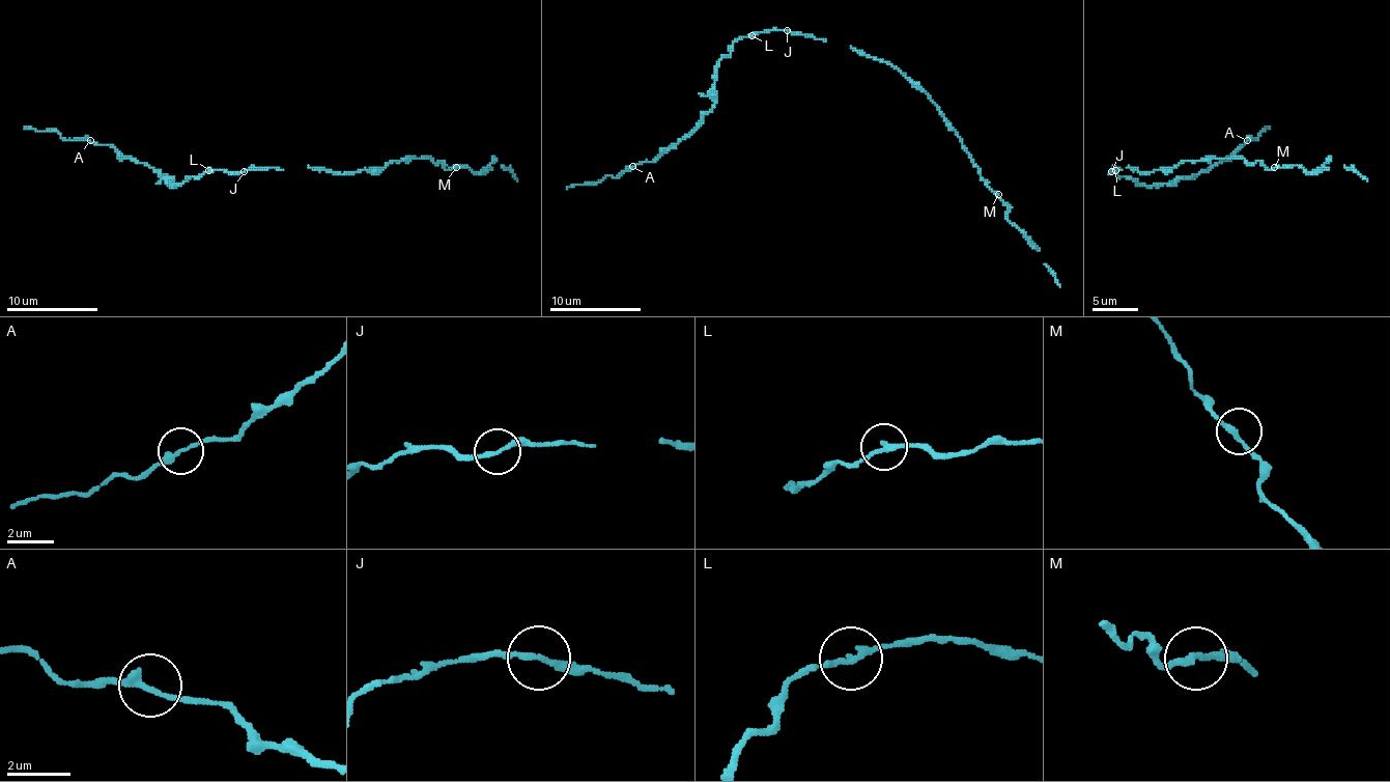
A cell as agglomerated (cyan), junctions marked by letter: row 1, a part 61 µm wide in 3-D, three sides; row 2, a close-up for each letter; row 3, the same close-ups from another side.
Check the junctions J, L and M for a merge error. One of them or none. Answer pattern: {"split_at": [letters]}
{"split_at": []}

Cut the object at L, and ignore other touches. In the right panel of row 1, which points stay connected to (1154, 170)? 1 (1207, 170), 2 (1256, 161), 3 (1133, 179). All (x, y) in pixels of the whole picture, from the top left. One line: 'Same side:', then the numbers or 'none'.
Same side: 2

